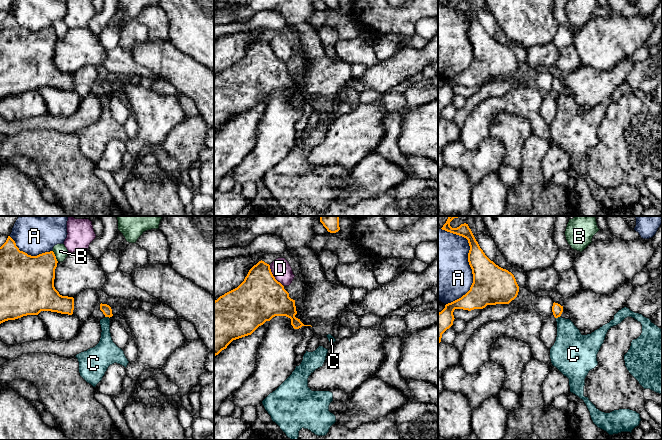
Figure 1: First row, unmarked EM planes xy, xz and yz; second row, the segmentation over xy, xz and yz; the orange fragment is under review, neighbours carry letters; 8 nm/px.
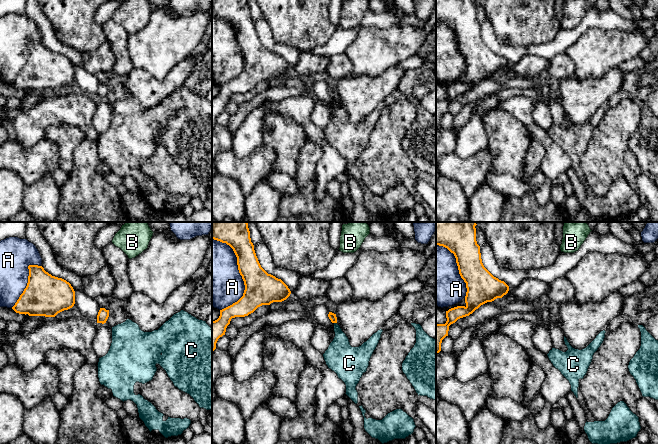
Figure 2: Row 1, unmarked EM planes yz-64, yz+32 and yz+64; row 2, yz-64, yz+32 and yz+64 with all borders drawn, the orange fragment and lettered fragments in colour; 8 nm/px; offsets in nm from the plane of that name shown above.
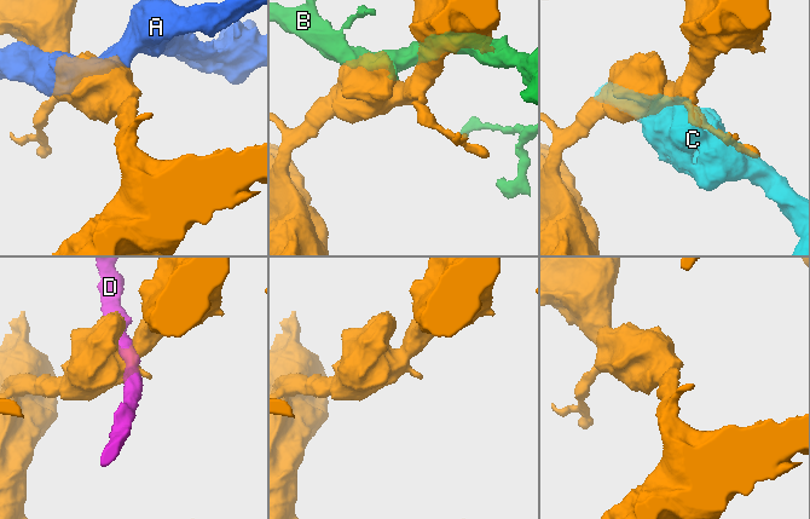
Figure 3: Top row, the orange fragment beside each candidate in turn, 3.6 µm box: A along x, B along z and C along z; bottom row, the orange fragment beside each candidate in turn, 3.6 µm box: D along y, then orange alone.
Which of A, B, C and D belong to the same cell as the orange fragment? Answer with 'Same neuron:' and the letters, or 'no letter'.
Same neuron: no letter

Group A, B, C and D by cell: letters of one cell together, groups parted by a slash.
A / B / C / D

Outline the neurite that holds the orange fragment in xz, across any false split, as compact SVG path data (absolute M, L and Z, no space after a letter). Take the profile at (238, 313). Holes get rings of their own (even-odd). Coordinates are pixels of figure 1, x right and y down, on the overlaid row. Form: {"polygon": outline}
{"polygon": "M262 260L259 261L249 270L244 281L237 288L225 293L214 301L214 356L226 349L233 340L251 335L259 326L266 321L270 321L275 316L290 318L294 329L299 329L302 326L311 326L304 325L300 319L295 317L296 314L295 300L289 297L289 293L284 289L284 286L275 279L270 265Z"}

